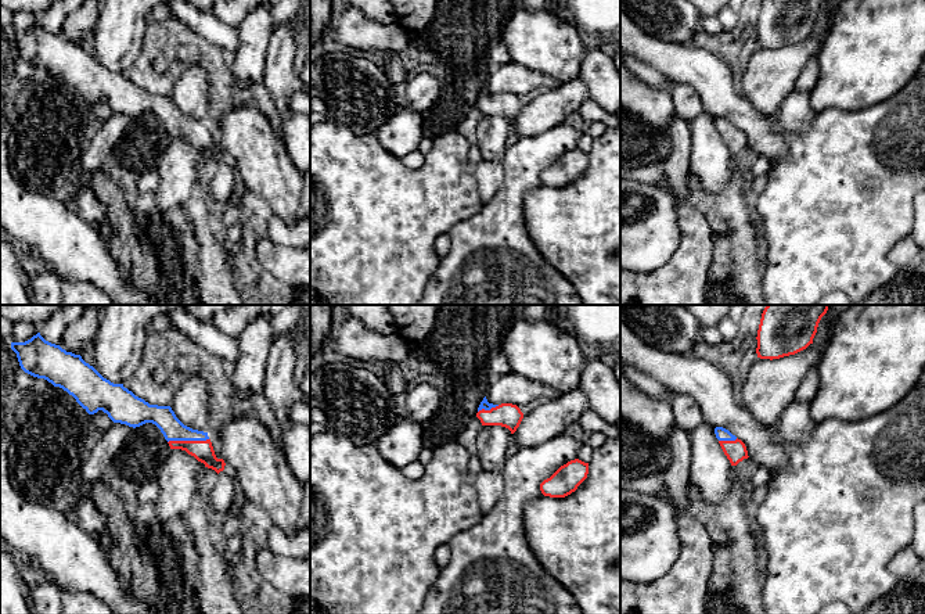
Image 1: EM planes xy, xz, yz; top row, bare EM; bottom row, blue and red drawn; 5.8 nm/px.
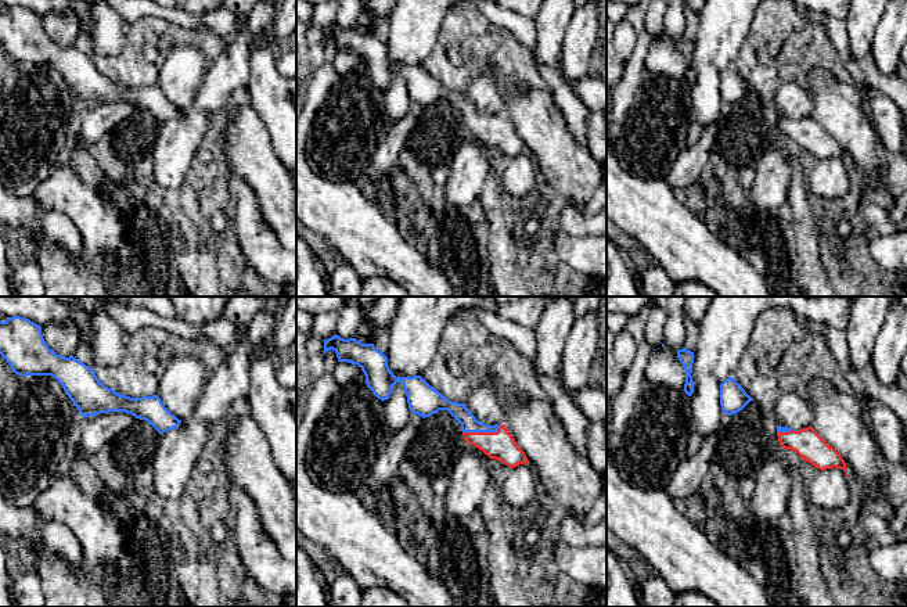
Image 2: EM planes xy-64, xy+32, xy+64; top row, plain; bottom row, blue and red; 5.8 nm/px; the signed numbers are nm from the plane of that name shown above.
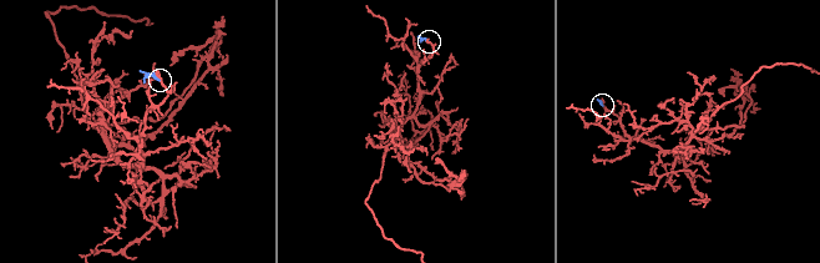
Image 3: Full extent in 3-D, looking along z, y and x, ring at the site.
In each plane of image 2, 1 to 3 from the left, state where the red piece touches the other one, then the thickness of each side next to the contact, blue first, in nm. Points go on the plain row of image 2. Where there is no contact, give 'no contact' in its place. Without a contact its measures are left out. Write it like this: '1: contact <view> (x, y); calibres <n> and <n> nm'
1: no contact
2: contact xy+32 (482, 121); calibres 100 and 170 nm
3: contact xy+64 (784, 121); calibres 40 and 170 nm

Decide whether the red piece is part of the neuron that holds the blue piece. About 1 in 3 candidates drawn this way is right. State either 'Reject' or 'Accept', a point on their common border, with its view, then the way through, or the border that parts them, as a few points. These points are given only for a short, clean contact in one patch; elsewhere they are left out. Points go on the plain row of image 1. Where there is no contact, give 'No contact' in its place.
Accept. Touches blue at xy (187, 129)

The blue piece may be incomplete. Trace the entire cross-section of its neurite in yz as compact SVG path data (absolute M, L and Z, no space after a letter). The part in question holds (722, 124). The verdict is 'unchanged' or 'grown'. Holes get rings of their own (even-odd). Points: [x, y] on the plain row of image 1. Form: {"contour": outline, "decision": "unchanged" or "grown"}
{"contour": "M716 116L715 123L731 155L737 155L739 151L749 147L745 133L728 119Z", "decision": "grown"}

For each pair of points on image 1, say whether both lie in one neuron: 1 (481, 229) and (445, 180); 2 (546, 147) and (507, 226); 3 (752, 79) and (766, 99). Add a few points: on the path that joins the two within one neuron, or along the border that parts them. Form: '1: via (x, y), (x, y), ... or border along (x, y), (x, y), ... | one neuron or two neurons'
1: border along (483, 204), (477, 212), (461, 219), (449, 234) | two neurons
2: via (528, 167), (515, 185), (507, 207) | one neuron
3: via (756, 83), (766, 94) | one neuron

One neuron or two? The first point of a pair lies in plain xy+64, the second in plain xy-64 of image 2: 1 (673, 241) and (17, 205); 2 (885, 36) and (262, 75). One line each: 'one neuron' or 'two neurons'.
1: one neuron
2: one neuron

